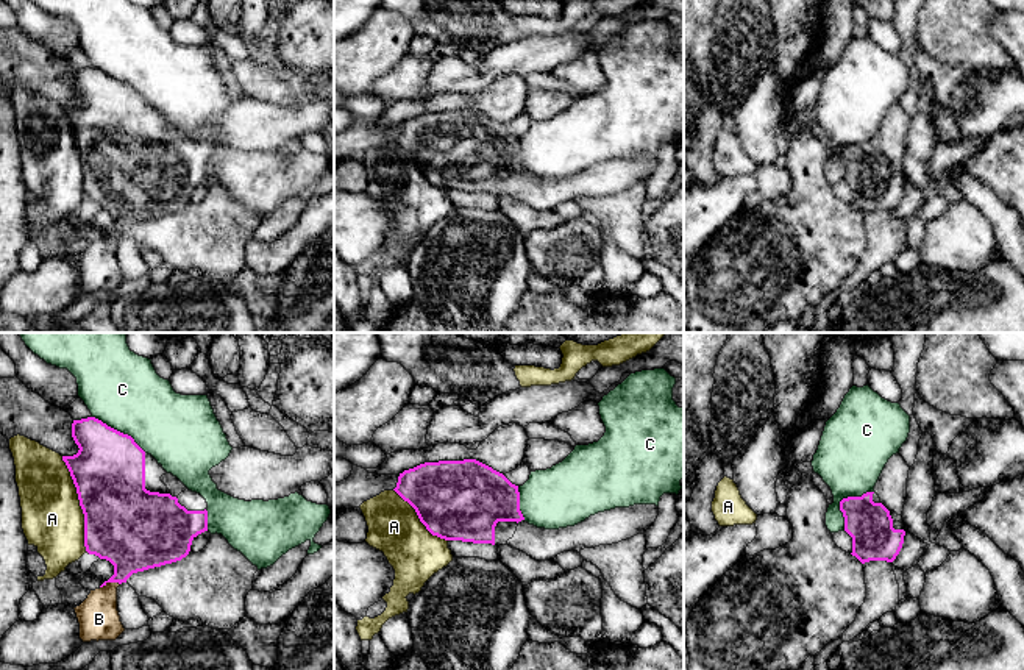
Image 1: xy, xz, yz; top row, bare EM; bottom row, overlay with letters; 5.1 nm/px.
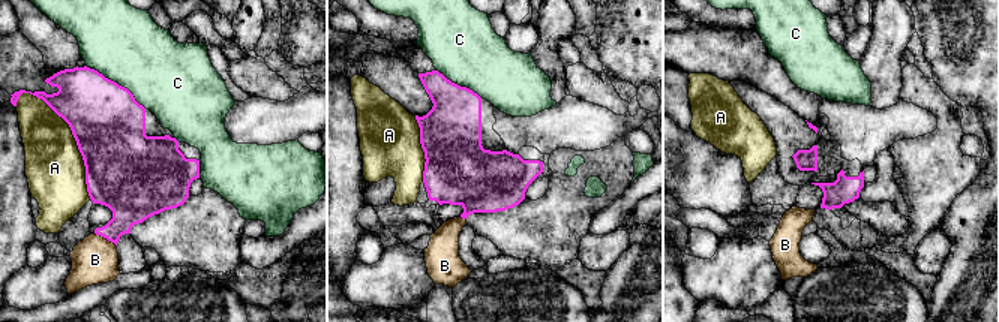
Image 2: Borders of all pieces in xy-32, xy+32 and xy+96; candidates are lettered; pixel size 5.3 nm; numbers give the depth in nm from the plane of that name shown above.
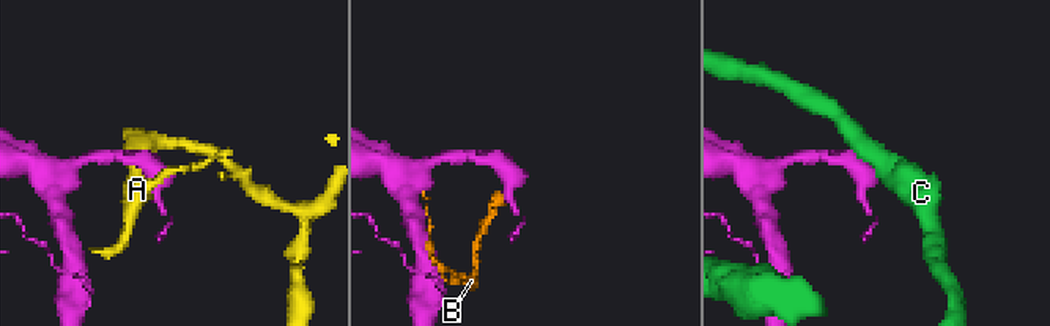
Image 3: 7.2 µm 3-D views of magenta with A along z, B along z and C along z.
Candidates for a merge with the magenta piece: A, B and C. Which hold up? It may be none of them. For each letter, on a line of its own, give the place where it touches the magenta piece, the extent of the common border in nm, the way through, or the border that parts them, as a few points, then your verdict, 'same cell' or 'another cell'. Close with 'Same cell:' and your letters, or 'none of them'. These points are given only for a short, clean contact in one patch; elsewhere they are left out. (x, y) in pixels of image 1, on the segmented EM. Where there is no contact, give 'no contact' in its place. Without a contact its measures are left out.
A: contact xy (80, 505); length 500 nm; another cell
B: contact xy (110, 581); length 110 nm; another cell
C: contact yz (842, 500); length 260 nm; another cell
Same cell: none of them

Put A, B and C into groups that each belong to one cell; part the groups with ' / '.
A / B / C

